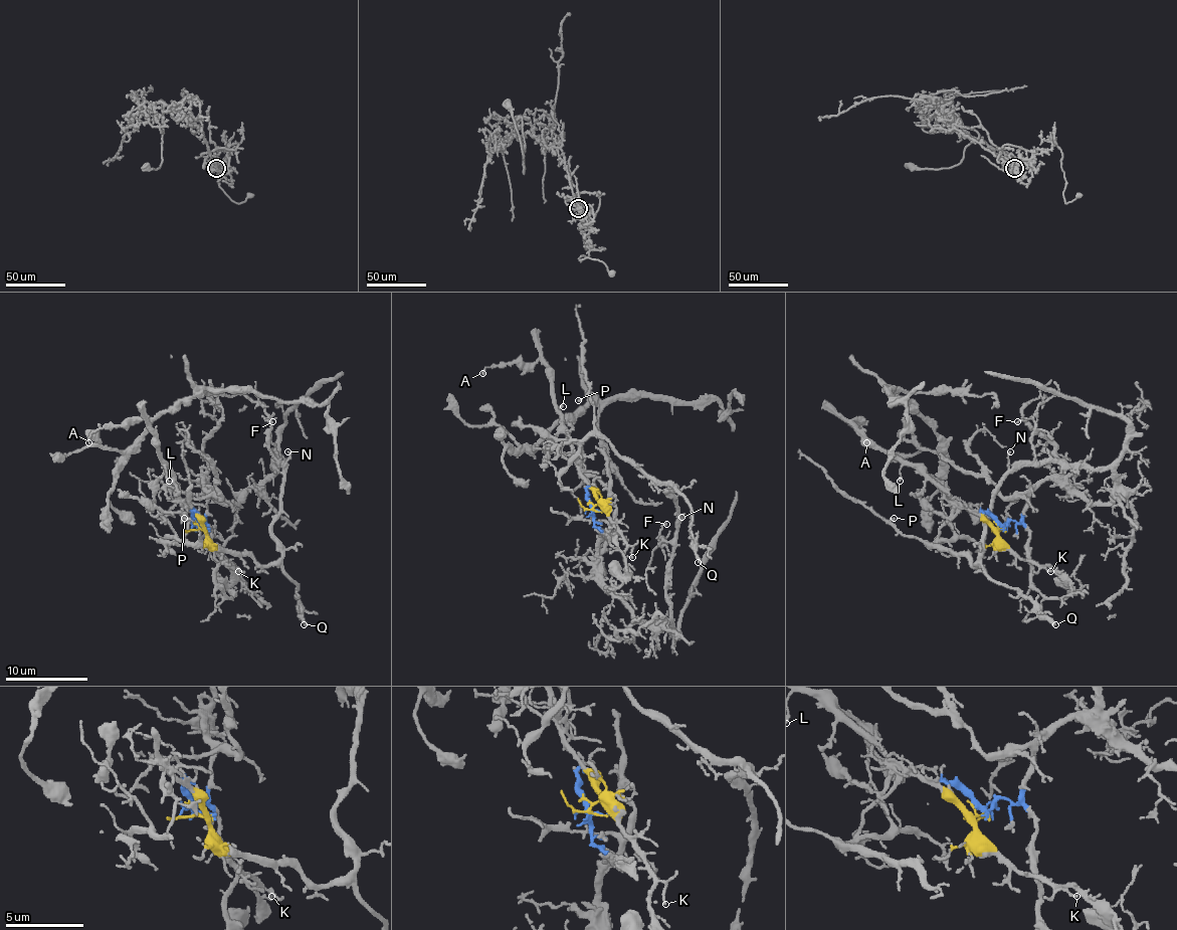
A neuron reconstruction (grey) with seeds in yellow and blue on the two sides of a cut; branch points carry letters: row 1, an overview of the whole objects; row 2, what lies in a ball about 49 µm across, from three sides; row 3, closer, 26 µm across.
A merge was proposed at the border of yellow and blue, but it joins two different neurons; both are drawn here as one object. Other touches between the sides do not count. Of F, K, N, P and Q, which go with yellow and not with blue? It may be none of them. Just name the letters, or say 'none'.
K

